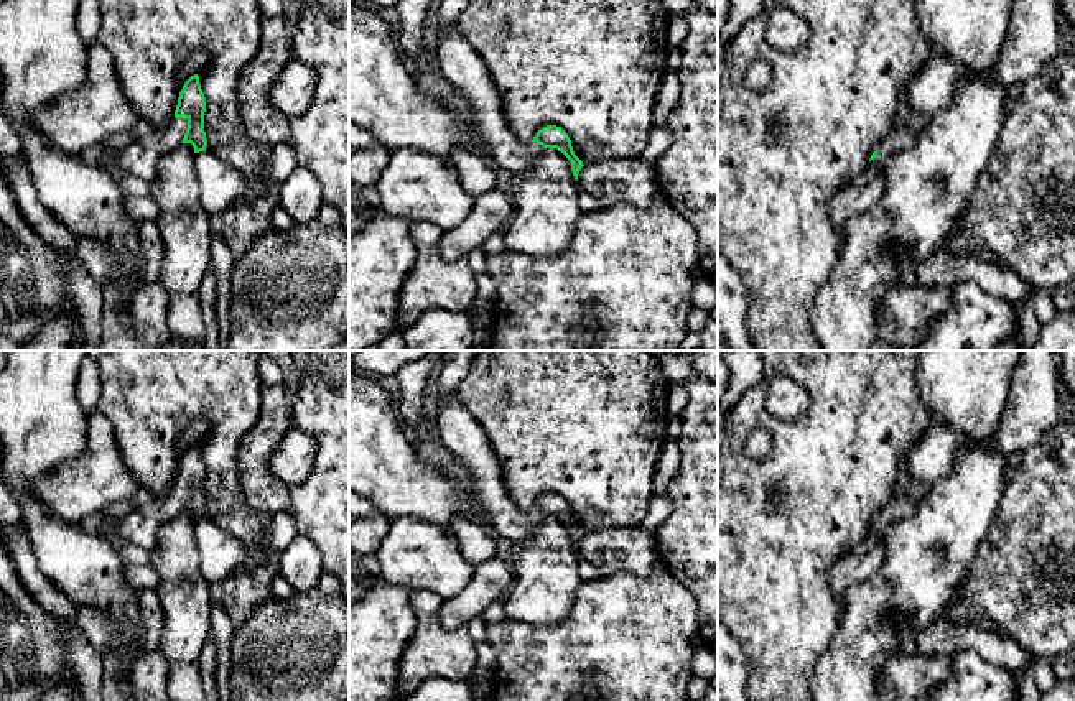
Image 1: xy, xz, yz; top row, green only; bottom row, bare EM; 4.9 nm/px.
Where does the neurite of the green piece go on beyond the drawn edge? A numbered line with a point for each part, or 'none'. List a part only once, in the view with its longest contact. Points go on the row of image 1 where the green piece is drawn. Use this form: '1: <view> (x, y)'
1: xy (140, 158)

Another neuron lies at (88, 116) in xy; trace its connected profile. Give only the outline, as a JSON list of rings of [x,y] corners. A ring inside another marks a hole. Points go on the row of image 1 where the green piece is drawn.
[[[95,43],[84,82],[38,110],[33,125],[53,148],[79,156],[110,135],[130,130],[138,120],[123,94],[112,54]]]

